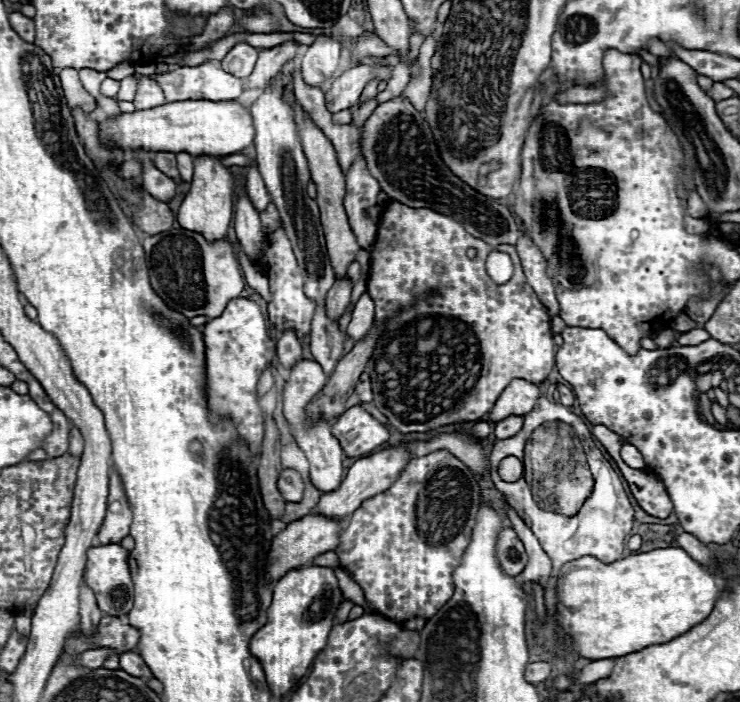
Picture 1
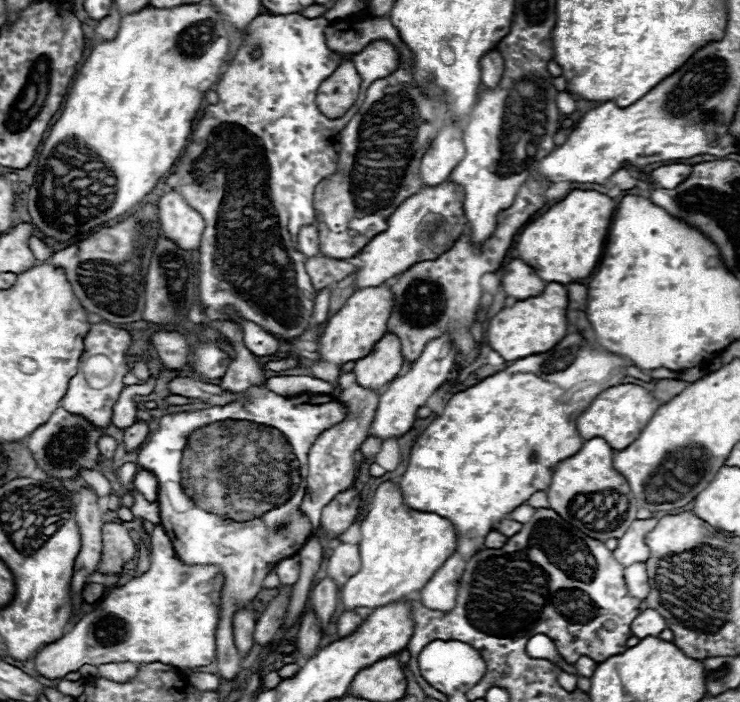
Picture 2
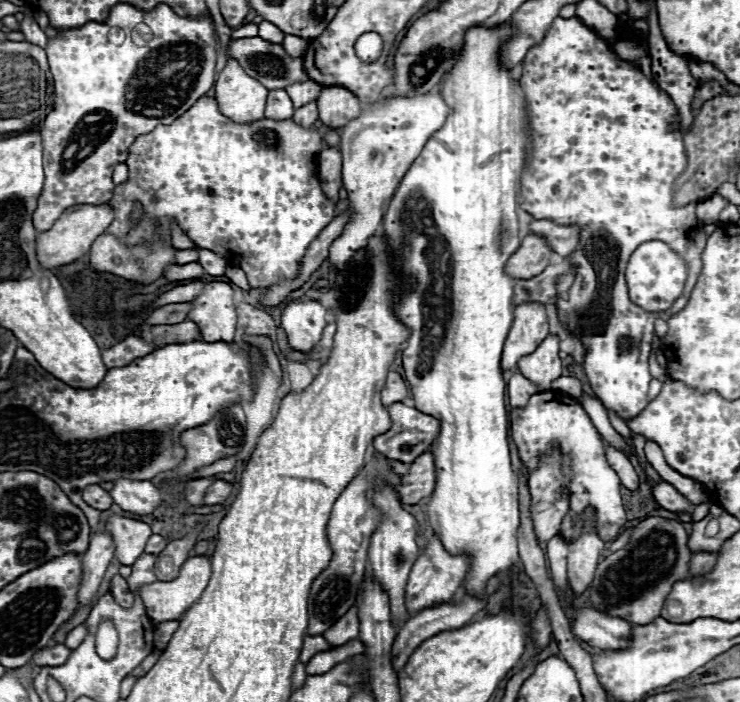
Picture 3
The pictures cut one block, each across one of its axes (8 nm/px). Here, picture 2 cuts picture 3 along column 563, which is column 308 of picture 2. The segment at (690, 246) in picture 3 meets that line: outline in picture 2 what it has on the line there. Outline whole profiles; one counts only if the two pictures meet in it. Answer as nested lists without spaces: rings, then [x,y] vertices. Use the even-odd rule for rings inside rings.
[[[262,14],[262,16],[258,16],[258,18],[252,22],[252,26],[250,26],[252,34],[244,38],[244,42],[242,42],[238,54],[234,56],[232,64],[226,68],[226,74],[222,74],[222,78],[220,78],[220,82],[218,82],[218,86],[216,86],[218,102],[216,102],[216,104],[210,104],[210,106],[204,110],[204,114],[202,114],[202,118],[200,118],[200,122],[198,122],[198,126],[196,126],[196,130],[194,130],[194,134],[192,134],[190,146],[184,150],[184,154],[182,154],[180,160],[176,162],[176,170],[166,178],[168,188],[178,190],[178,192],[186,198],[186,202],[188,202],[194,210],[198,210],[198,212],[204,216],[204,220],[206,220],[206,230],[204,230],[204,236],[202,236],[202,240],[200,240],[200,250],[198,250],[198,252],[200,252],[200,304],[202,304],[206,316],[208,316],[210,320],[230,320],[228,316],[224,316],[222,306],[232,304],[232,306],[238,308],[238,312],[240,312],[246,320],[256,322],[258,326],[266,328],[270,334],[280,334],[284,340],[290,340],[290,338],[302,334],[302,332],[308,328],[308,322],[310,322],[310,316],[312,316],[312,308],[314,308],[314,296],[316,296],[316,292],[314,292],[314,288],[312,288],[310,276],[308,276],[306,270],[304,270],[304,254],[298,252],[298,248],[296,248],[296,236],[298,236],[298,228],[300,228],[300,226],[312,224],[312,222],[316,220],[316,212],[314,212],[314,188],[316,188],[316,184],[322,182],[322,180],[326,180],[326,178],[330,178],[330,176],[336,172],[336,168],[338,168],[338,152],[334,150],[334,136],[348,124],[350,116],[354,116],[354,114],[358,112],[358,108],[360,108],[360,104],[362,104],[362,100],[364,100],[364,96],[366,96],[366,88],[368,88],[374,80],[380,80],[380,78],[386,78],[388,74],[392,74],[392,72],[396,70],[396,66],[398,66],[398,52],[396,52],[394,46],[390,46],[388,42],[372,42],[368,48],[364,48],[364,52],[352,54],[352,62],[354,62],[354,66],[356,66],[360,78],[362,78],[360,98],[354,102],[350,114],[344,114],[344,116],[338,118],[338,120],[326,118],[326,116],[318,110],[318,106],[314,104],[316,90],[318,90],[318,86],[322,84],[322,80],[326,80],[328,76],[332,76],[334,70],[336,70],[336,68],[340,66],[340,62],[342,62],[342,56],[340,56],[338,52],[330,50],[328,44],[326,44],[326,28],[328,28],[328,26],[330,26],[330,22],[328,22],[326,18],[304,18],[304,16],[300,16],[300,14],[290,14],[290,16]],[[254,48],[260,48],[260,58],[252,58],[252,50],[254,50]]]

